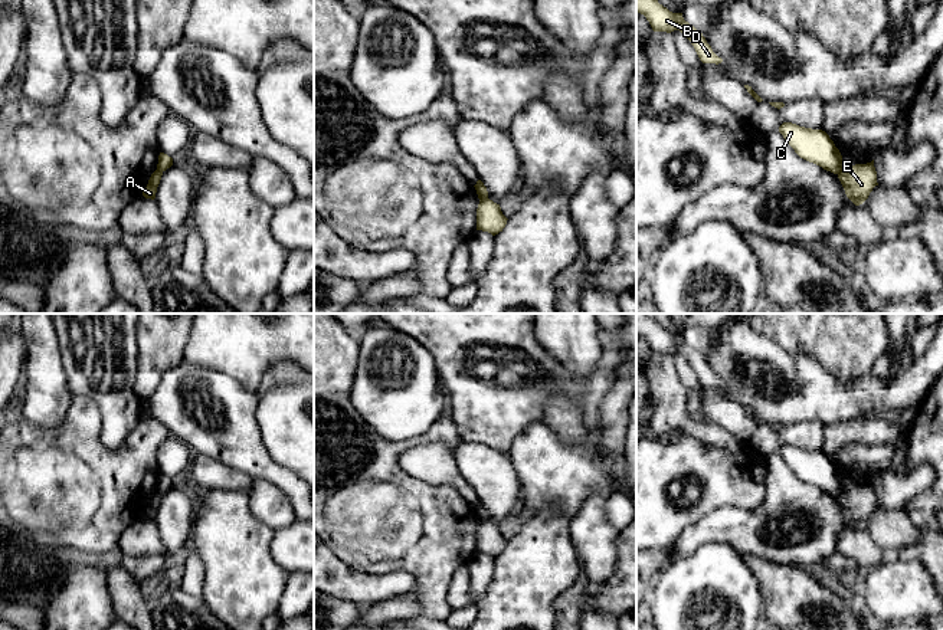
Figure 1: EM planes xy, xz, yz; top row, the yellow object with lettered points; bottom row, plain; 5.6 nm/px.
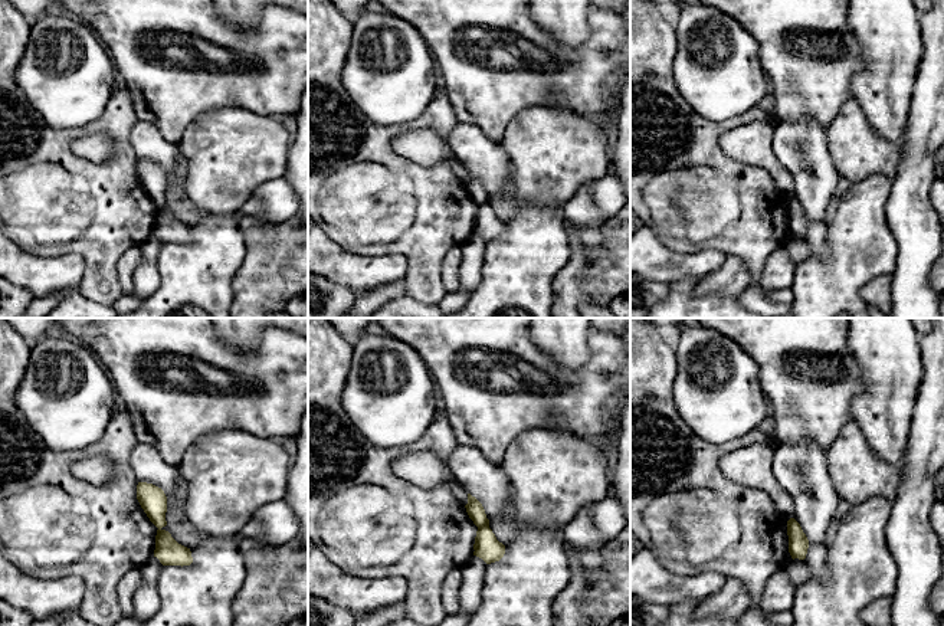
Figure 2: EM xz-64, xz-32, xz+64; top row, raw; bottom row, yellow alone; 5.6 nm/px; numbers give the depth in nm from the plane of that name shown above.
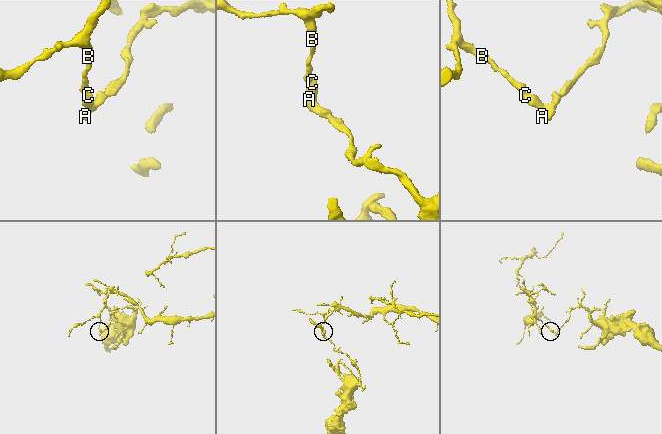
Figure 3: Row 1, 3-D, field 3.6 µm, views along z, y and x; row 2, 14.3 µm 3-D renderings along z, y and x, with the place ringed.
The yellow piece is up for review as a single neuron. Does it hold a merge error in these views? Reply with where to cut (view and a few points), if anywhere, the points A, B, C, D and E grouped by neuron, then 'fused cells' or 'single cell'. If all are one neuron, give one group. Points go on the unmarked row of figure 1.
cut in xz along (478, 517), (487, 521); A E / B C D; fused cells

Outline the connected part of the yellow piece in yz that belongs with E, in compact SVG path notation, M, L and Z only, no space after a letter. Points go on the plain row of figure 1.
M874 482L867 486L855 486L844 490L838 501L845 512L847 519L855 526L862 526L872 511L878 508Z

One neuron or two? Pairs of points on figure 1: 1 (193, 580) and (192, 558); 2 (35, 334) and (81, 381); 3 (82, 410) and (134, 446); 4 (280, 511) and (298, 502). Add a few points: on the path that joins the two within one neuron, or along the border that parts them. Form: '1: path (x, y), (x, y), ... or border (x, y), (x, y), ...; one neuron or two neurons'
1: path (193, 574), (192, 564); one neuron
2: border (55, 330), (59, 360), (68, 387), (74, 393); two neurons
3: path (82, 429), (82, 433), (105, 456), (115, 456); one neuron
4: border (269, 481), (288, 498), (297, 518); two neurons

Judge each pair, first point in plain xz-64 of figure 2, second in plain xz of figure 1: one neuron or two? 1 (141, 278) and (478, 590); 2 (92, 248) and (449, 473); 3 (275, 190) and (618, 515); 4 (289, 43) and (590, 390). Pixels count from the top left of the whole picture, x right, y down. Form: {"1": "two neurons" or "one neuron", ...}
{"1": "one neuron", "2": "two neurons", "3": "one neuron", "4": "one neuron"}

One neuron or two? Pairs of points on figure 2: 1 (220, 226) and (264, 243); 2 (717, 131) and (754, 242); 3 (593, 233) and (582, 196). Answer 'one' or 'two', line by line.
1: two
2: one
3: one

